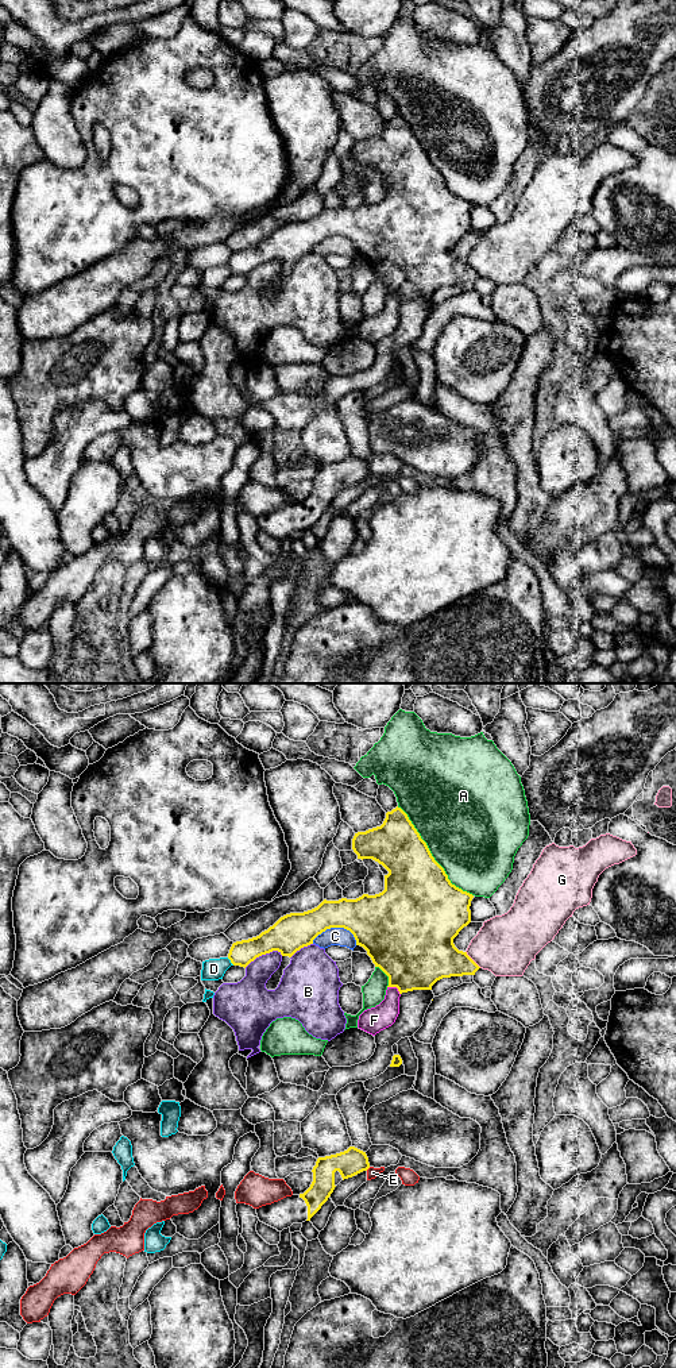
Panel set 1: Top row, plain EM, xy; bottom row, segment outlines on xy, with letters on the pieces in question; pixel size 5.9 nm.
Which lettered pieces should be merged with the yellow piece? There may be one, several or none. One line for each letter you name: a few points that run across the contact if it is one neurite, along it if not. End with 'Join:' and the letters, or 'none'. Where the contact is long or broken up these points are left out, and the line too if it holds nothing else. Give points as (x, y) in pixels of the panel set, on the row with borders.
Join: none

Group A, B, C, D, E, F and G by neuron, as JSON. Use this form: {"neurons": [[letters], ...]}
{"neurons": [["A"], ["B"], ["C"], ["D"], ["E"], ["F"], ["G"]]}

